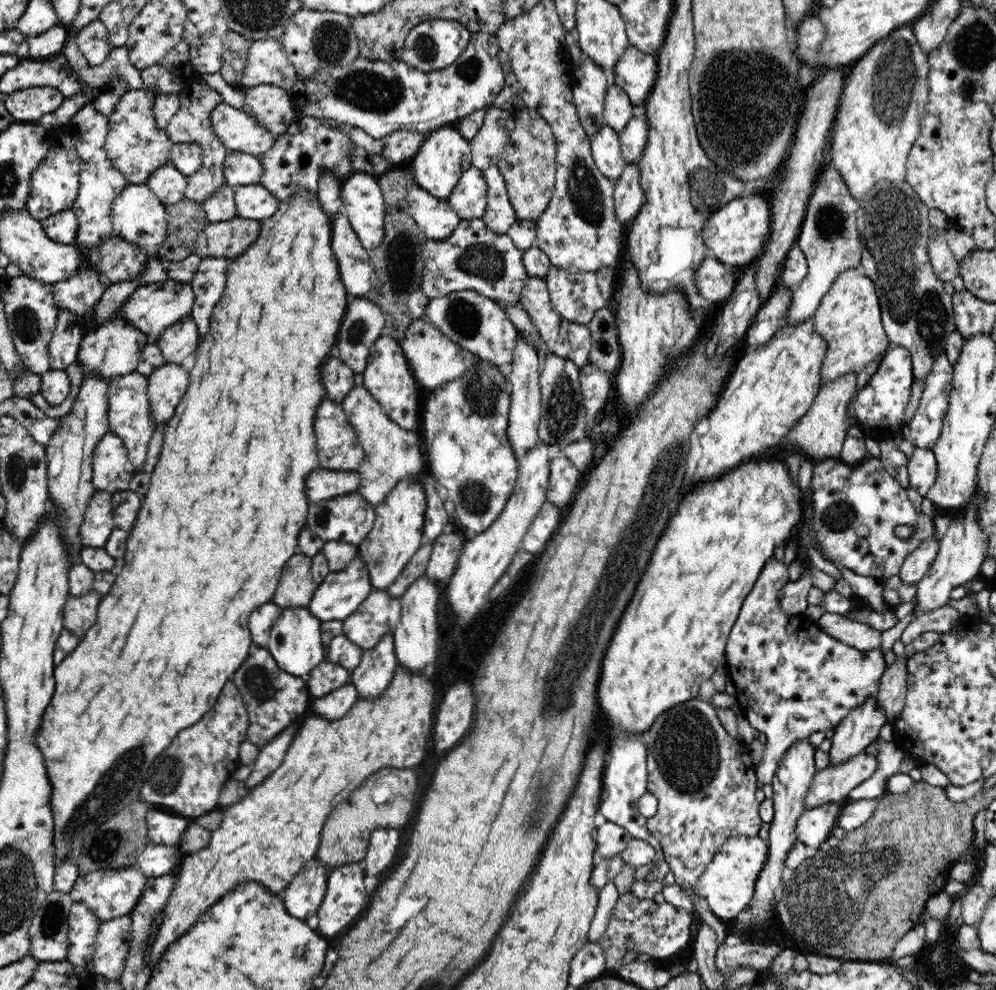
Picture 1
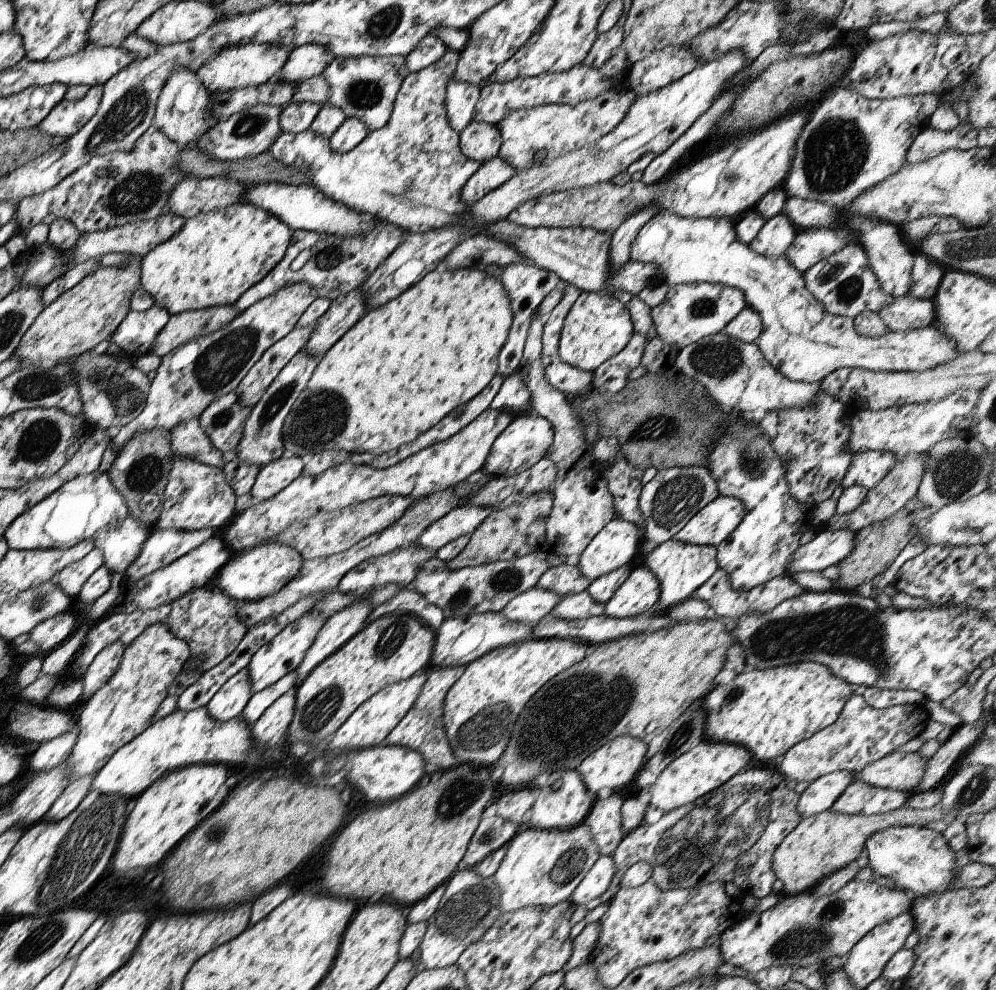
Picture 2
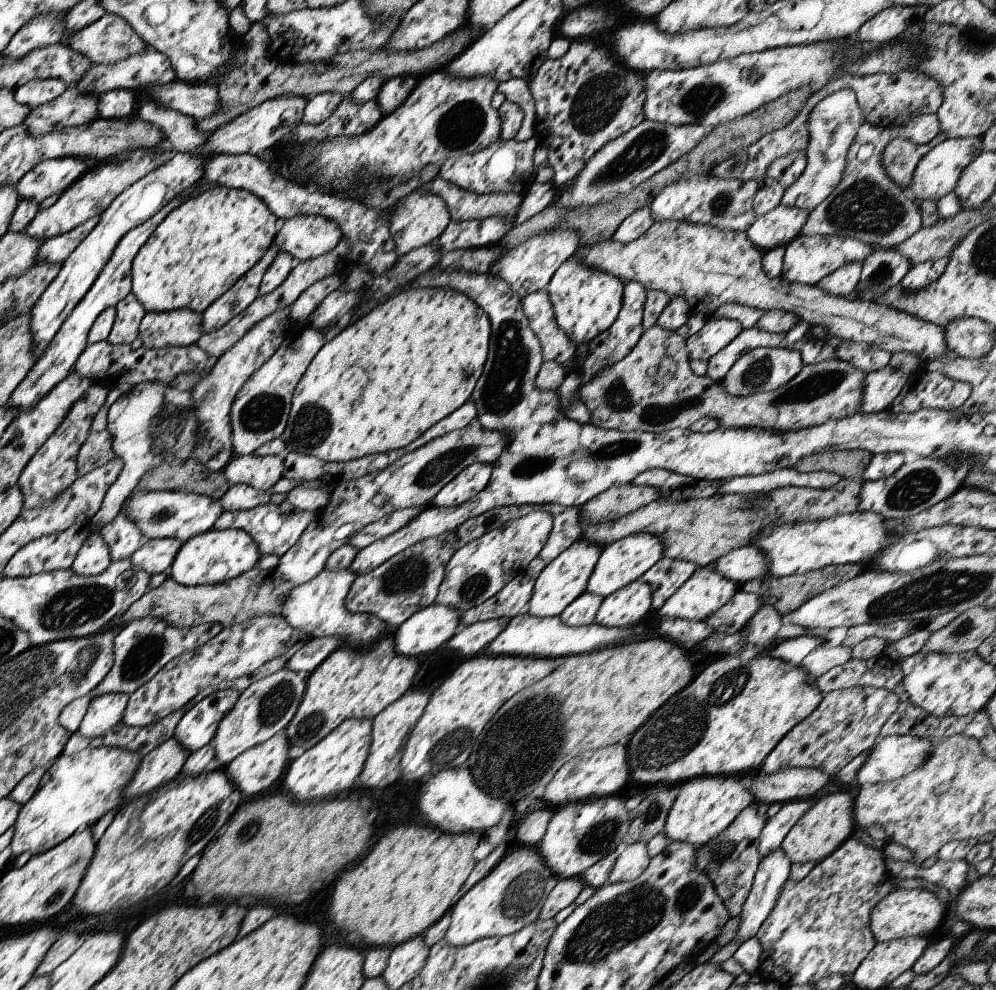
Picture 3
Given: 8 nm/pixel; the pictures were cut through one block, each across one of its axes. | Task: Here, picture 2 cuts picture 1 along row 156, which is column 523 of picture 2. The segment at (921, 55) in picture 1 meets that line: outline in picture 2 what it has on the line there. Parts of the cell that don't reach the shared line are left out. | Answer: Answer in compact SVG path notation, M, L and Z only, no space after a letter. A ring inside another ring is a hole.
M586 822L568 830L522 826L511 840L507 853L493 875L500 889L500 908L505 913L527 906L551 907L570 900L574 889L600 855L600 849Z

